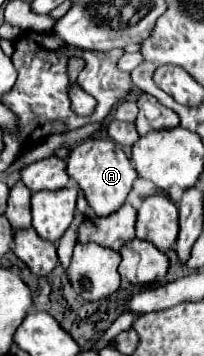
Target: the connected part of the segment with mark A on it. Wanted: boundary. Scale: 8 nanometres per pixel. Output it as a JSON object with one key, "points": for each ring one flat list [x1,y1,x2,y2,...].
{"points":[[85,139,83,143,75,145,67,159,67,173,85,193,89,207,99,217,111,215,115,209,119,209,119,205,125,203,125,197,129,195,137,177,137,171,133,163,127,159,125,151,111,139]]}

